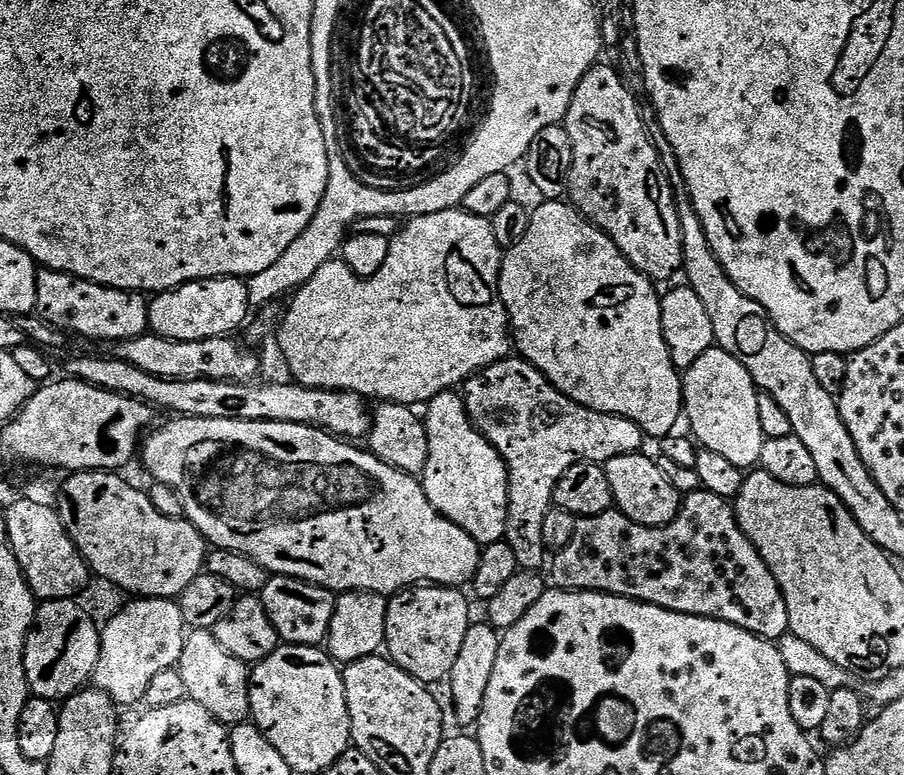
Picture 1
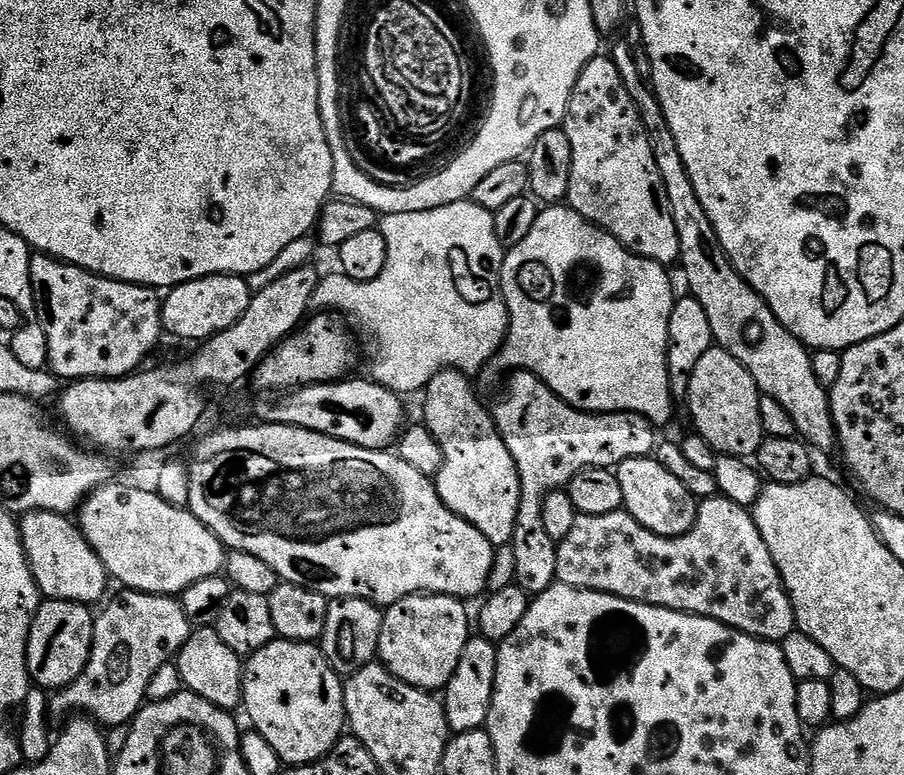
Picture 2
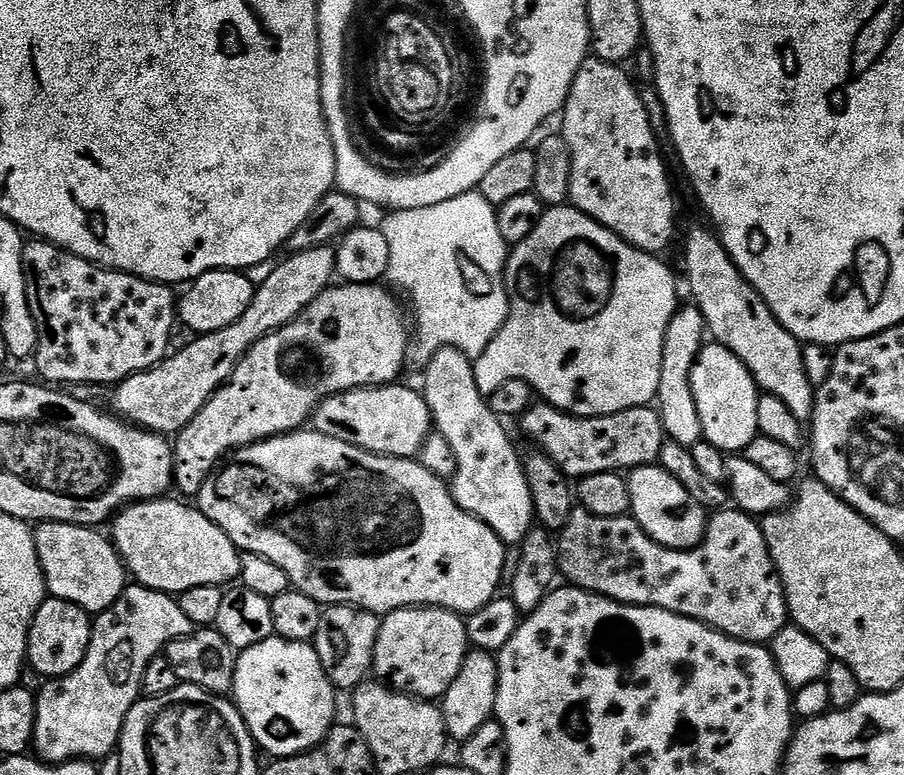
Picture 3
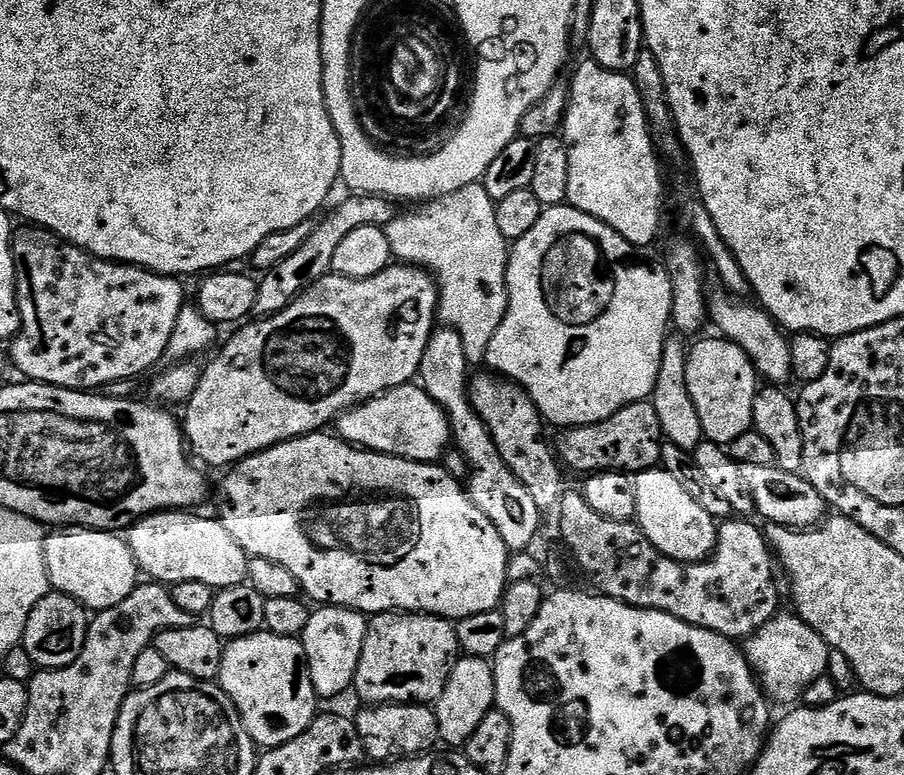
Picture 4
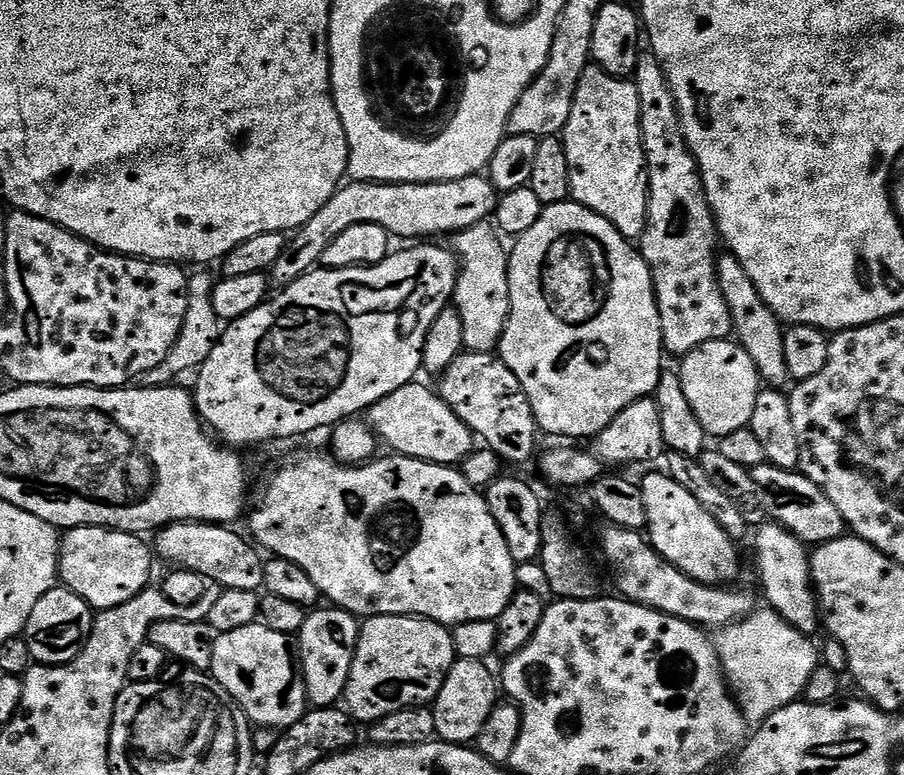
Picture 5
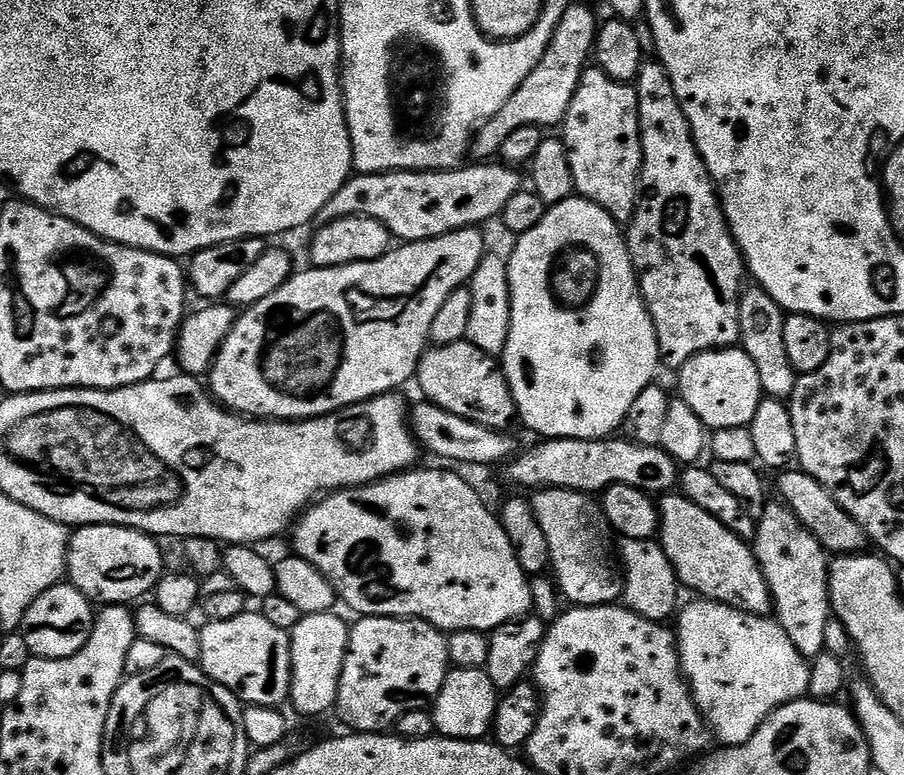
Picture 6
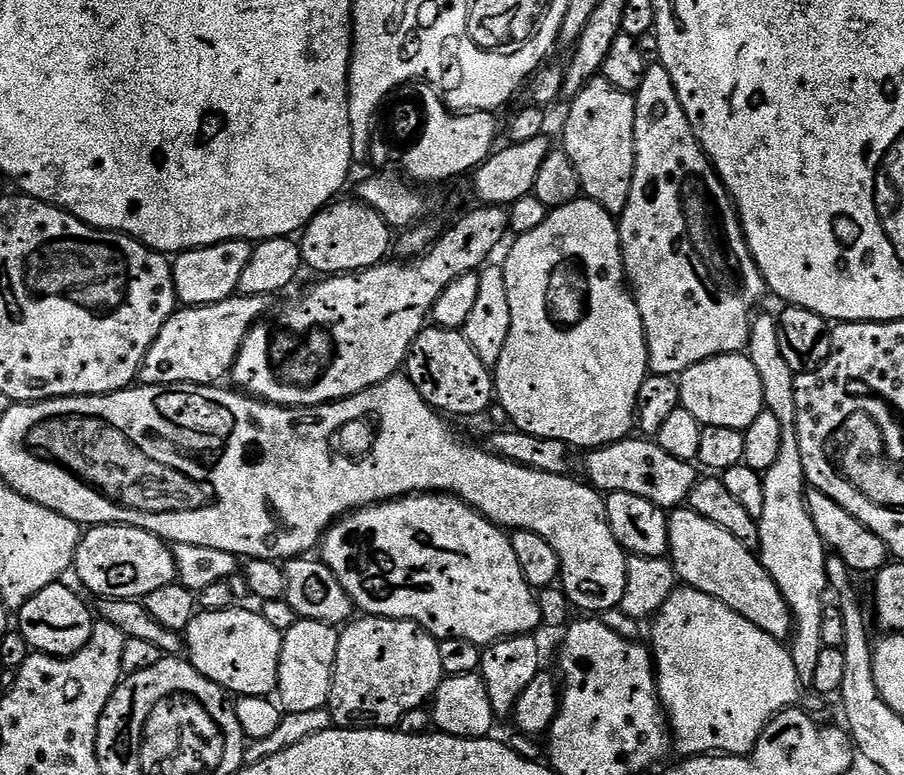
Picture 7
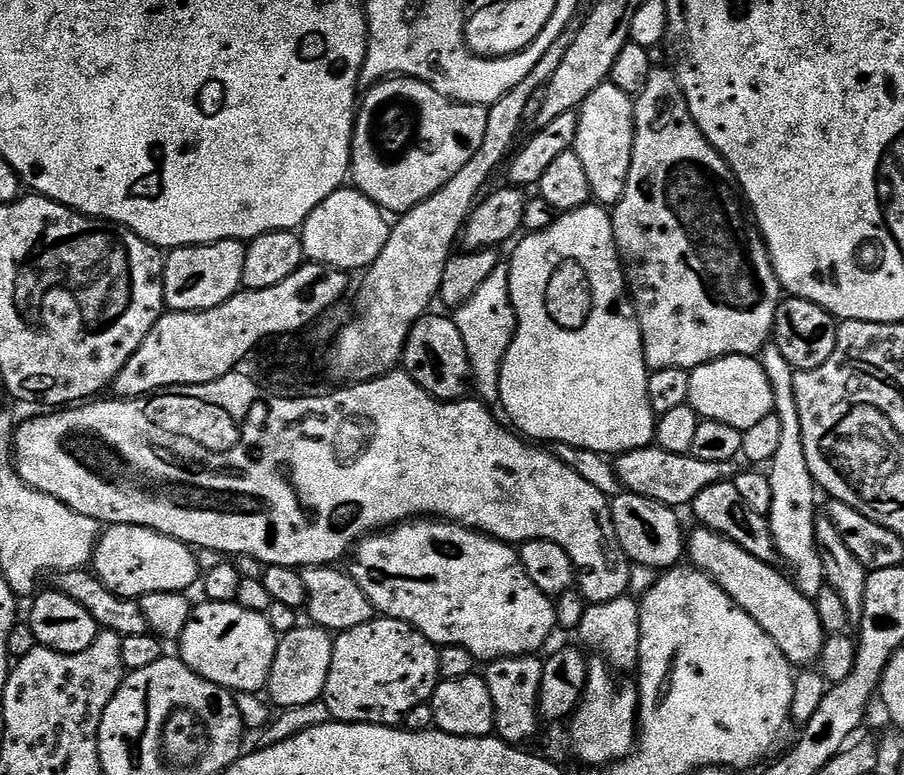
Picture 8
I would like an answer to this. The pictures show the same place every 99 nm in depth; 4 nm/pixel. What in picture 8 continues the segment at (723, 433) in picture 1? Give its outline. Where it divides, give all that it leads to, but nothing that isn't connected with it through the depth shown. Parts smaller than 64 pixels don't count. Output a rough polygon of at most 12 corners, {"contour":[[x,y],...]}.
{"contour":[[759,359],[691,369],[688,403],[743,430],[773,415]]}

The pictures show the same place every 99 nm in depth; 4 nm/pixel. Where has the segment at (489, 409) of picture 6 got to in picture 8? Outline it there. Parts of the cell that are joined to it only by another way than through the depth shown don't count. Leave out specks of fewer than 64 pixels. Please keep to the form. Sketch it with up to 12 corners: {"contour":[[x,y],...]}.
{"contour":[[425,314],[402,357],[436,400],[470,388],[466,342],[455,319]]}

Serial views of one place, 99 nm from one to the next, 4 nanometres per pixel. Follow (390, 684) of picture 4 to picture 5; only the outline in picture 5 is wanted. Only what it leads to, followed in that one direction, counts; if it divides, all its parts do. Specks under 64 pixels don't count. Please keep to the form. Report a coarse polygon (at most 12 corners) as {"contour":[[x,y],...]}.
{"contour":[[369,616],[343,703],[360,726],[431,705],[457,659],[445,625]]}

